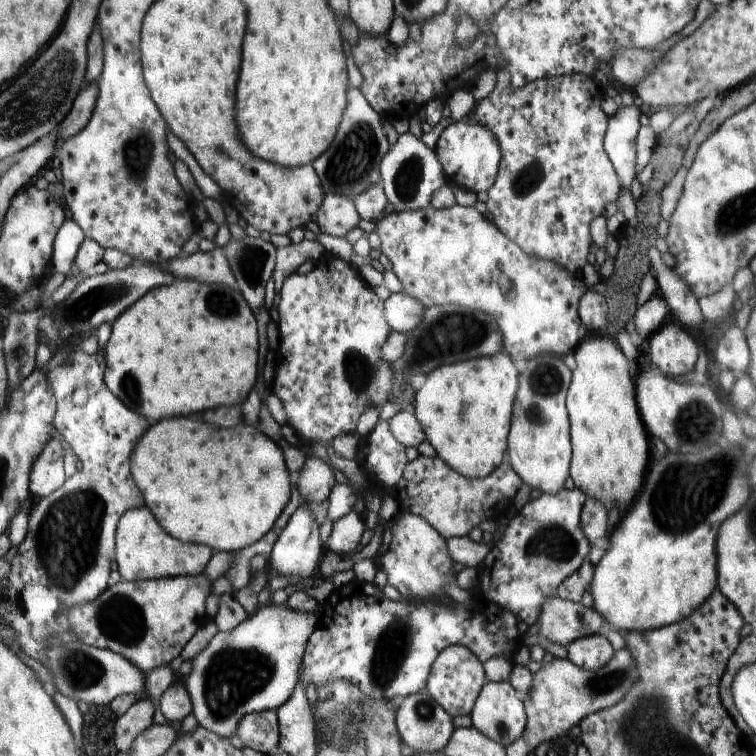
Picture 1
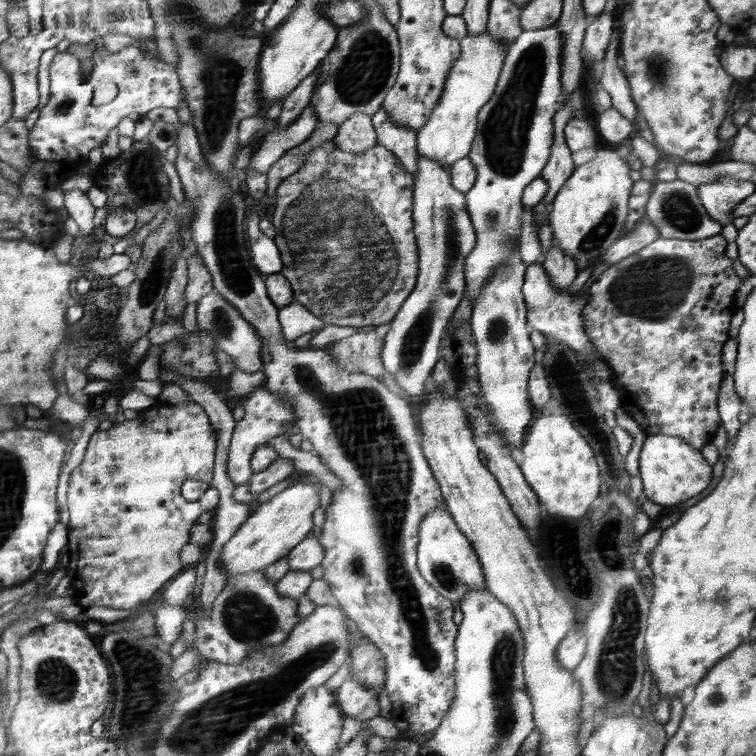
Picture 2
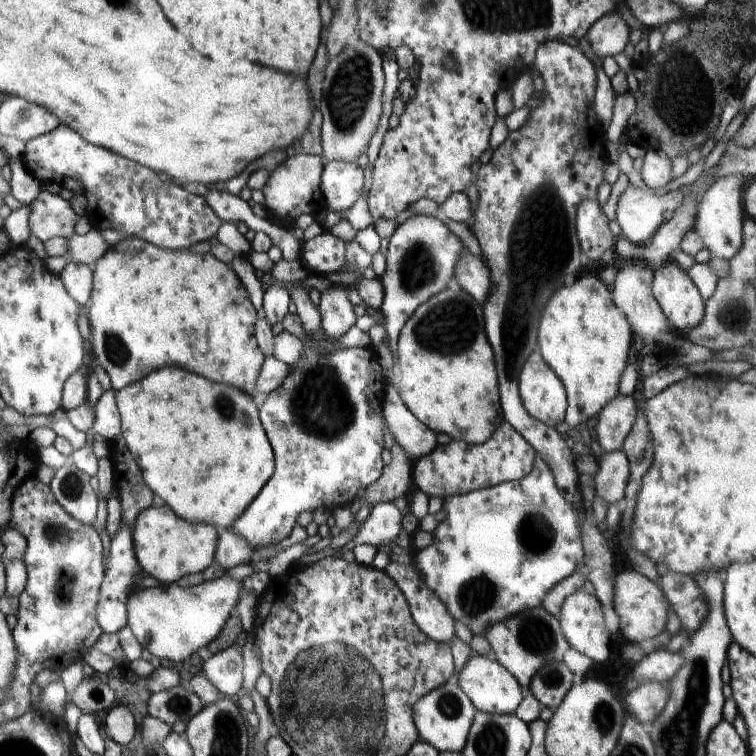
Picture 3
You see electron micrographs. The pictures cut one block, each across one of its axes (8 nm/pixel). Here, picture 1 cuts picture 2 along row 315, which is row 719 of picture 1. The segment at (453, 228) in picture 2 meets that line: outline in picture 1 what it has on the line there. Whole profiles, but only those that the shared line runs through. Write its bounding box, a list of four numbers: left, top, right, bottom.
[397,690,454,753]

